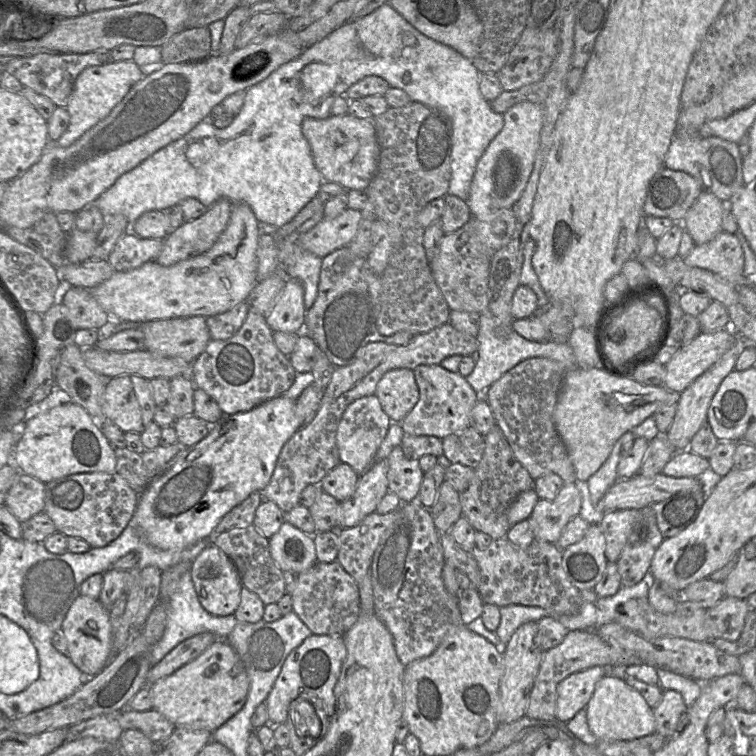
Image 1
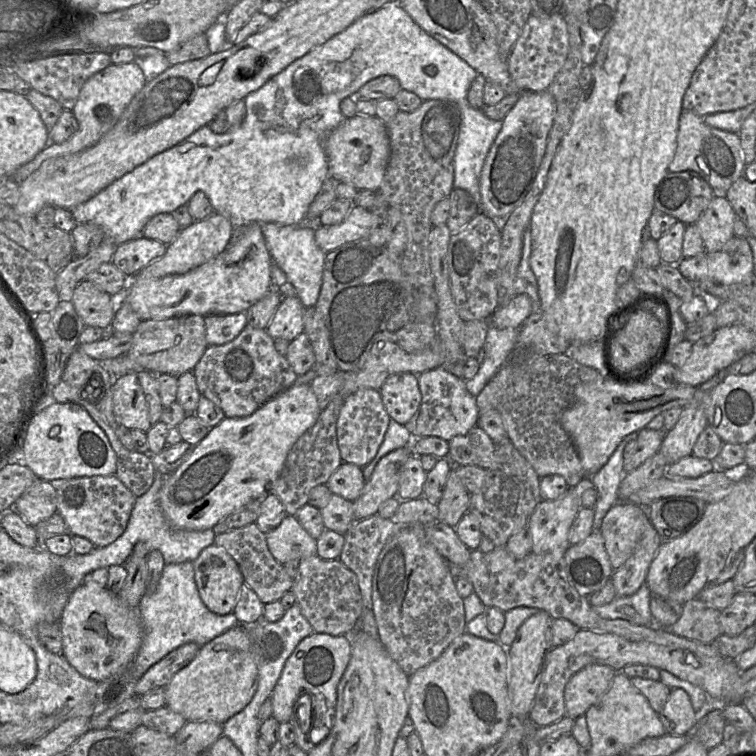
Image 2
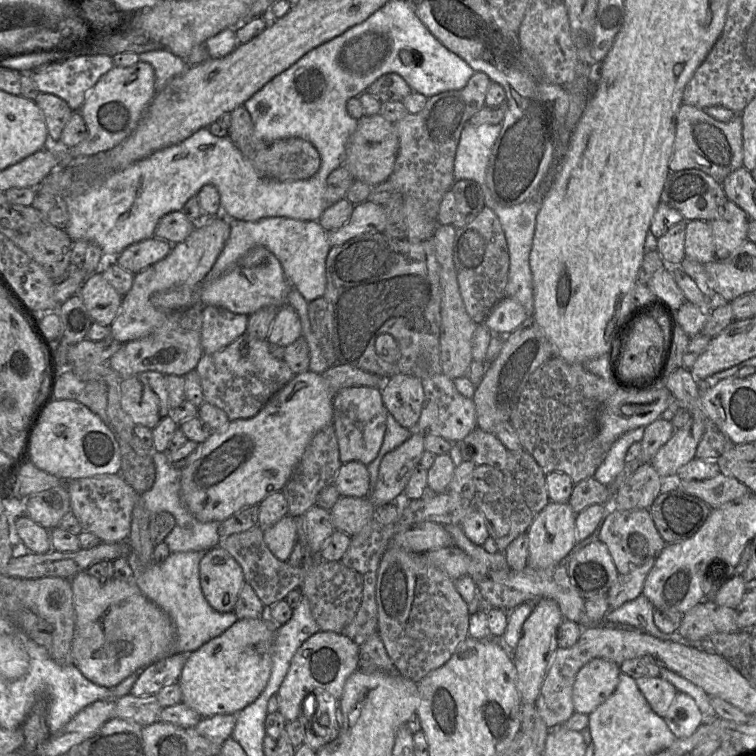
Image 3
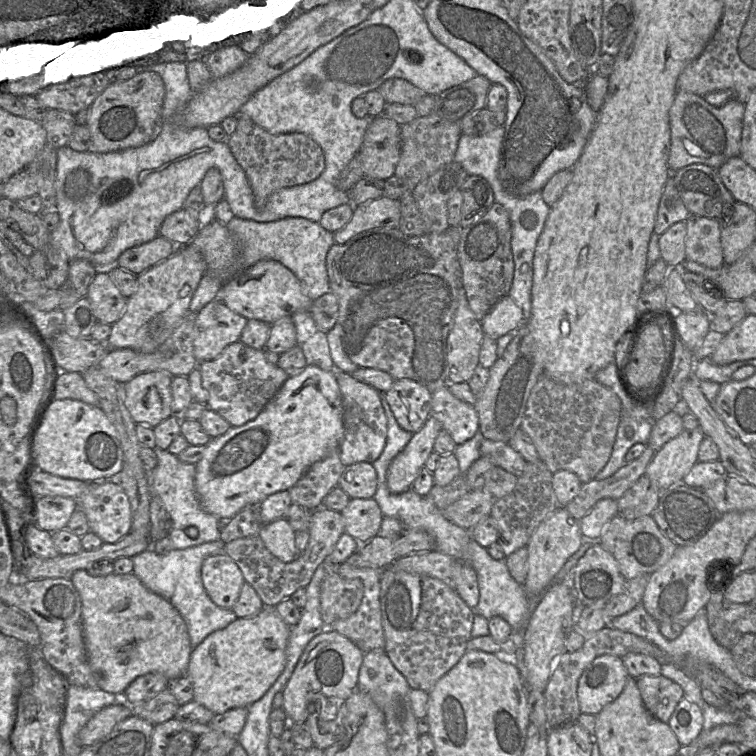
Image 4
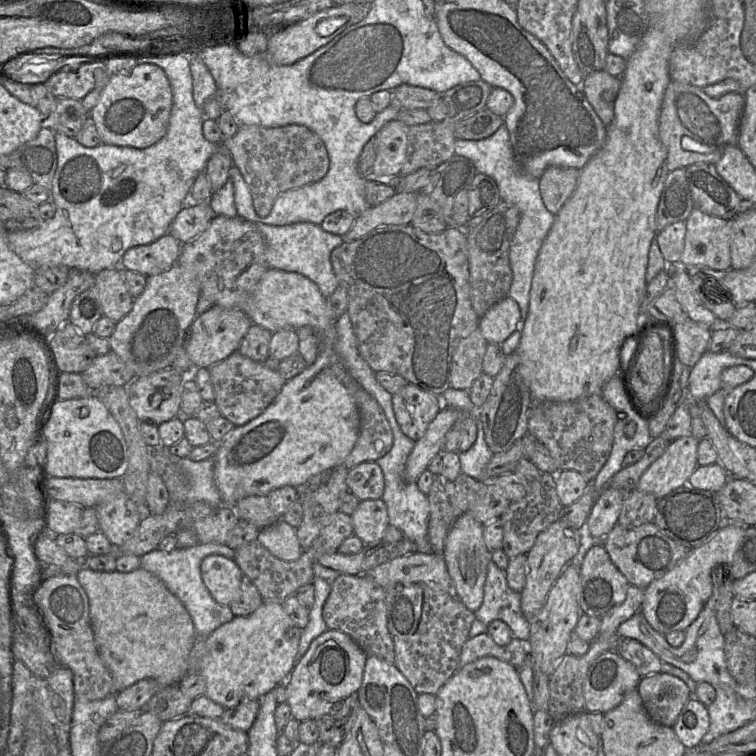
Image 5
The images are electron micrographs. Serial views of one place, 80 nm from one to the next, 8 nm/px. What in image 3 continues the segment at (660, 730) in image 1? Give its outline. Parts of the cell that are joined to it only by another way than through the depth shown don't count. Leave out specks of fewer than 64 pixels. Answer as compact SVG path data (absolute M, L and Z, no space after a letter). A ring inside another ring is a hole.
M678 692L663 719L677 739L685 739L697 731L704 715L689 695Z

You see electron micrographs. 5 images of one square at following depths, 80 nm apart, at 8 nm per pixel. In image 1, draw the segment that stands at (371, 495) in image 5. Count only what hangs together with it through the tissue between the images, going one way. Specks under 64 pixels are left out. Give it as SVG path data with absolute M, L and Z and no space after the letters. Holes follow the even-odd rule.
M340 462L322 479L319 486L323 492L343 502L353 496L359 477L350 465Z

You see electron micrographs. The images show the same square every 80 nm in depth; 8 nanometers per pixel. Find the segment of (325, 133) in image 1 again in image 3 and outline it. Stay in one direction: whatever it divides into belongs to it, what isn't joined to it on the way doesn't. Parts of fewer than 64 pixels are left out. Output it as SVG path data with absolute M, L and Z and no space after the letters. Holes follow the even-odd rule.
M381 115L362 116L358 119L355 132L349 139L343 165L355 180L360 180L372 187L386 181L393 172L399 138L393 123Z

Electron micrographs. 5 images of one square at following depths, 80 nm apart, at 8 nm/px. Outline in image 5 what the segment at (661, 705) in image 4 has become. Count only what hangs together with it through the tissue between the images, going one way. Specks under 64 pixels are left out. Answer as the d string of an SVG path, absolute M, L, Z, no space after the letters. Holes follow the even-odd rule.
M659 672L642 677L638 692L648 716L664 726L673 727L691 699L691 691L679 678Z

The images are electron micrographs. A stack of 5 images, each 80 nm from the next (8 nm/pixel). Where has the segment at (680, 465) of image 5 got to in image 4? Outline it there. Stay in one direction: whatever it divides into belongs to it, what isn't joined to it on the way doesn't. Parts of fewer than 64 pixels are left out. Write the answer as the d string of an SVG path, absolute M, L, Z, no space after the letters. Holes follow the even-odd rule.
M700 428L684 429L656 451L646 467L645 475L661 491L682 482L698 461L698 450L704 437Z

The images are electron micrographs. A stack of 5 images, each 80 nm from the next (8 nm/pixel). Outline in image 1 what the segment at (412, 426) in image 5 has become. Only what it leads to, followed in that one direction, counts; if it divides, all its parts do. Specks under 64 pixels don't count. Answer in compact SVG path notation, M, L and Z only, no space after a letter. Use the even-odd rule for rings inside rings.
M393 369L379 380L375 395L392 422L400 423L419 400L419 389L413 370Z

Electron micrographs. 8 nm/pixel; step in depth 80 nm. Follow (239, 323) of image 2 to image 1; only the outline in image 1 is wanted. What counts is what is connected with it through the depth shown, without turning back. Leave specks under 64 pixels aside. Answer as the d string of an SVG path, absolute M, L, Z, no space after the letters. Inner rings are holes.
M246 300L224 313L206 318L211 340L227 340L234 336L242 327L248 311Z

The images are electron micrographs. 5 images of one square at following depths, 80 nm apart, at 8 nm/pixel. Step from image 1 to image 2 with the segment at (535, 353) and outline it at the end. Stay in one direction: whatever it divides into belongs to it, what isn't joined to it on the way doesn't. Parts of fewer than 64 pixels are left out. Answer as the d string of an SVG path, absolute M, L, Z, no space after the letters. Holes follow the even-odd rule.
M489 325L484 349L484 359L478 373L471 379L465 380L467 390L476 397L497 373L517 339L517 329L498 329Z

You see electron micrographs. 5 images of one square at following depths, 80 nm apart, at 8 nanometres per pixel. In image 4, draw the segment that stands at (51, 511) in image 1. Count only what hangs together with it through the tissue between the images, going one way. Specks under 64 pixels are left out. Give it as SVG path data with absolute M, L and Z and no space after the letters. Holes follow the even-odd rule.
M117 480L90 482L75 501L78 508L86 515L90 532L100 537L103 543L116 543L131 532L131 505L127 494Z

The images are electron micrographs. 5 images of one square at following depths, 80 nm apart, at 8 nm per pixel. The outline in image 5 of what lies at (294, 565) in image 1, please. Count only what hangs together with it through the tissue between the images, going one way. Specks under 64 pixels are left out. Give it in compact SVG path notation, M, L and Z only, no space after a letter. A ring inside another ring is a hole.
M282 519L268 527L260 529L257 540L271 554L281 560L295 561L303 552L296 528Z

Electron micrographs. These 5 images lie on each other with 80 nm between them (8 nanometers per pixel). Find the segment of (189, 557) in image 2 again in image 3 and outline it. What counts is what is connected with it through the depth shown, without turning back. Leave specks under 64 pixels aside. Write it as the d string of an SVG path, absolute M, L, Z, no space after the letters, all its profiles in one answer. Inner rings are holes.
M175 519L175 526L165 537L164 542L169 547L171 553L187 552L187 551L208 551L209 549L218 546L220 541L220 536L218 533L219 522L213 522L213 523L215 524L203 523L199 525L197 523L190 523L187 528L183 528L176 524L176 519Z

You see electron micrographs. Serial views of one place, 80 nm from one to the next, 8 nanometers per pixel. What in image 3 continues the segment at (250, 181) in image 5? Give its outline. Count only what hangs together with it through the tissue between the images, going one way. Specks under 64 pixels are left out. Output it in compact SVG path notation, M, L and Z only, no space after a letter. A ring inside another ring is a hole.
M243 105L231 112L231 125L227 136L241 154L251 162L256 172L265 178L285 181L305 180L312 177L320 168L321 157L315 146L297 137L265 141L256 136L253 121Z

